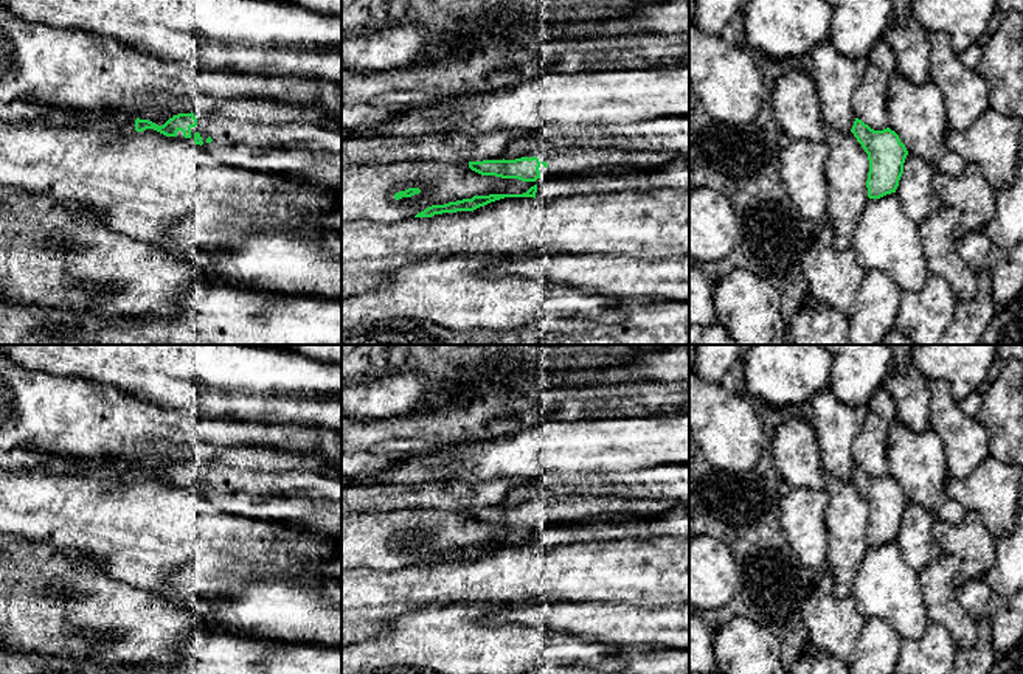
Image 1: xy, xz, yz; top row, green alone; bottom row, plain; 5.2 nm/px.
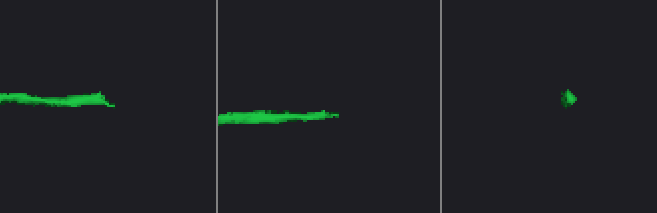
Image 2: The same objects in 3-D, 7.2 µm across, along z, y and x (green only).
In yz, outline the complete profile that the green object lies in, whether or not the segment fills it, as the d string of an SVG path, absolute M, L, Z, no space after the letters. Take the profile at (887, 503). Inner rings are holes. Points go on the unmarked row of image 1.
M855 466L851 480L868 502L868 545L880 547L896 540L908 503L899 483L889 475L874 478L858 466Z

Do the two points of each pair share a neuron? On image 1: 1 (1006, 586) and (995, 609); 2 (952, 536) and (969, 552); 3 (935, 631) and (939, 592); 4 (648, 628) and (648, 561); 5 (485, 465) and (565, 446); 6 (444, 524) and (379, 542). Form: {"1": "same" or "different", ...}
{"1": "different", "2": "same", "3": "different", "4": "different", "5": "same", "6": "same"}

